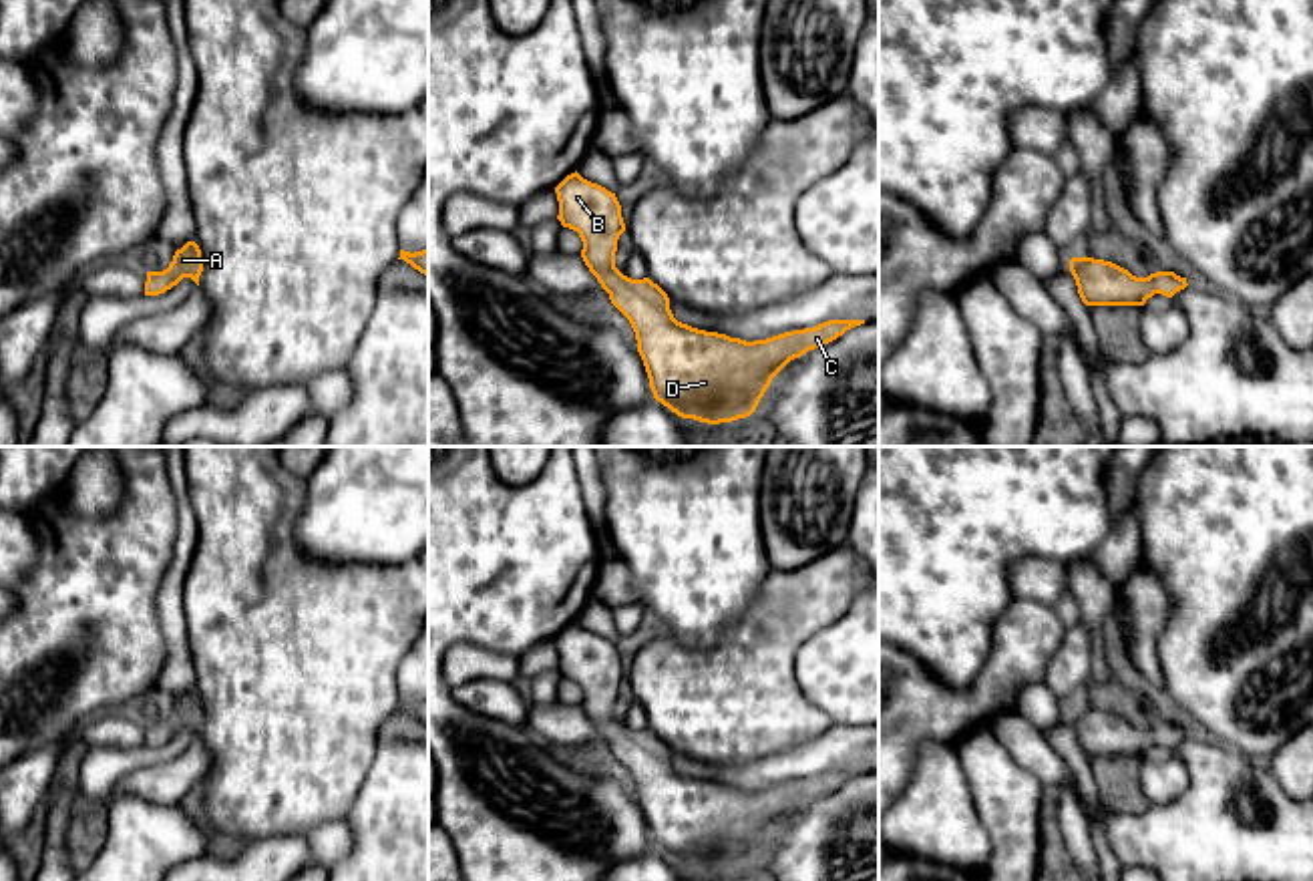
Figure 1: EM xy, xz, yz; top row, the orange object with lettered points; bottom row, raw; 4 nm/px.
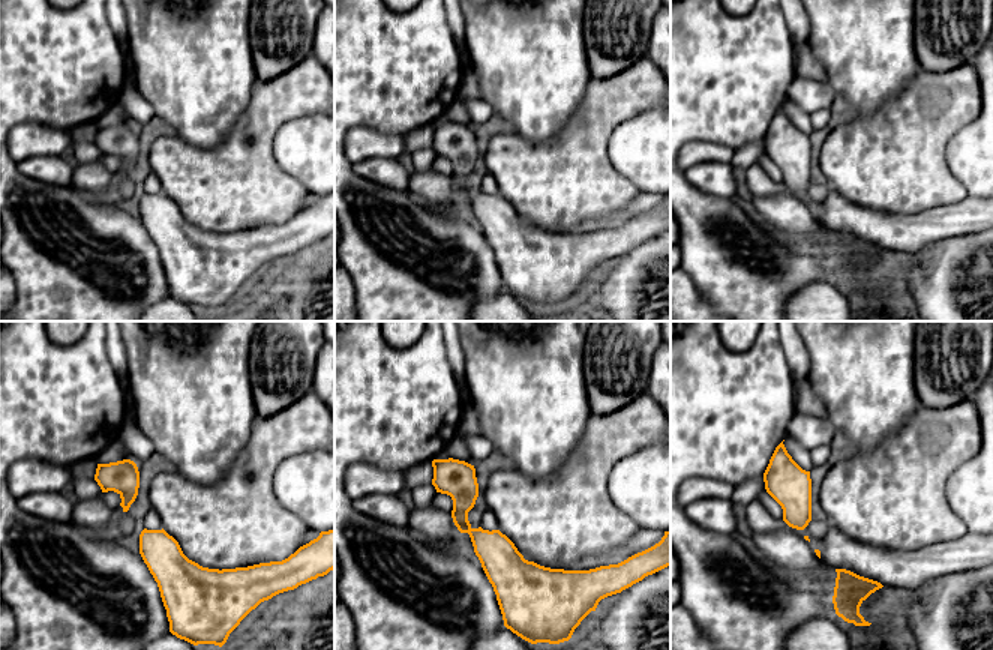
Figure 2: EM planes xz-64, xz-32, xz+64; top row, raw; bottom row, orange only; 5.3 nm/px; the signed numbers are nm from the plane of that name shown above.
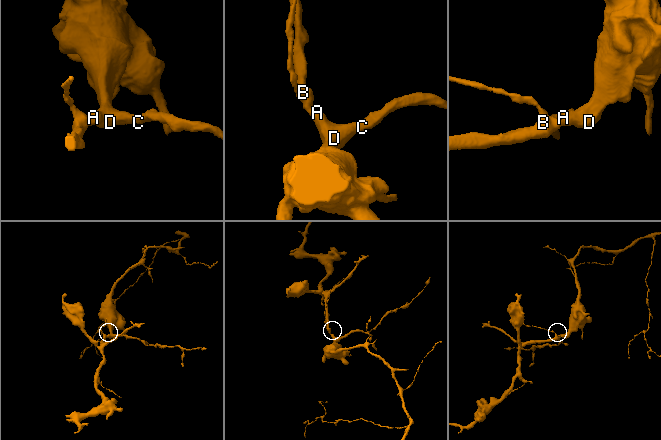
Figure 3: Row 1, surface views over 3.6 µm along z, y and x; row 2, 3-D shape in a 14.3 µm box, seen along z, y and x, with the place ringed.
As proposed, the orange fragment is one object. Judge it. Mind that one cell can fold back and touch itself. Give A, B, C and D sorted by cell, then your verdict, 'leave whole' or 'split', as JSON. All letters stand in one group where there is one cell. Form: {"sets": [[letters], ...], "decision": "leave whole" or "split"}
{"sets": [["A", "B", "C", "D"]], "decision": "leave whole"}

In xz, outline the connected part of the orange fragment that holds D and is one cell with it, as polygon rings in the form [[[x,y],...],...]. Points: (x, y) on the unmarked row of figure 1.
[[[577,622],[555,644],[557,670],[579,684],[585,716],[635,782],[653,849],[682,869],[720,875],[750,867],[790,811],[865,774],[828,770],[754,792],[682,774],[658,734],[631,730],[615,718],[617,690],[625,682],[615,644]]]

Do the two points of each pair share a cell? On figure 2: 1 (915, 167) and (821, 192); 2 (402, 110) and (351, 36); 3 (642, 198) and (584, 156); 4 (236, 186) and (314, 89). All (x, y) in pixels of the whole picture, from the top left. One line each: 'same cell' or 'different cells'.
1: different cells
2: same cell
3: different cells
4: same cell

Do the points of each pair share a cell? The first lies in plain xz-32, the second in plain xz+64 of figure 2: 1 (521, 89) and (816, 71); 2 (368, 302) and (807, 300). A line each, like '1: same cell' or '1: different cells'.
1: different cells
2: different cells

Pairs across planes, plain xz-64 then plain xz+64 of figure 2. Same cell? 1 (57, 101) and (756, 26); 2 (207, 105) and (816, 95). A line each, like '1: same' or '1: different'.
1: same
2: different

